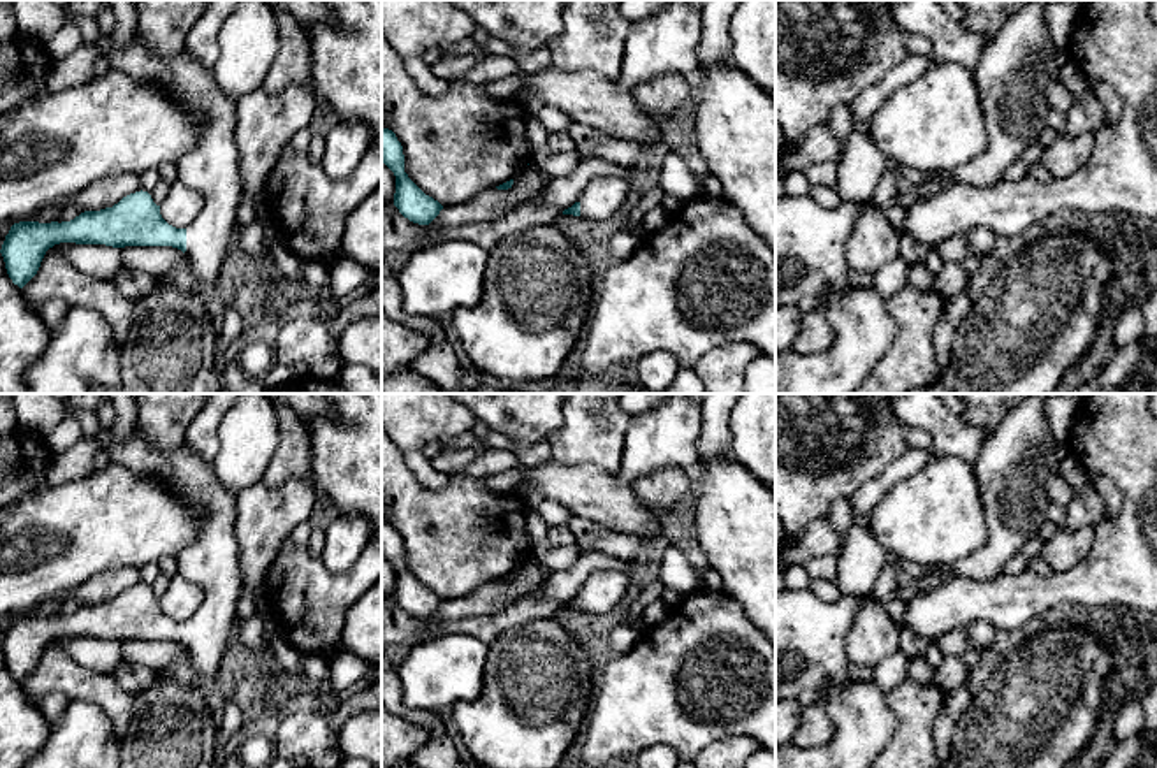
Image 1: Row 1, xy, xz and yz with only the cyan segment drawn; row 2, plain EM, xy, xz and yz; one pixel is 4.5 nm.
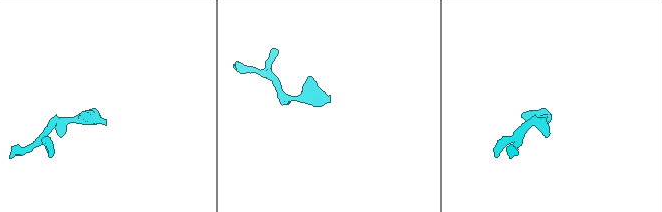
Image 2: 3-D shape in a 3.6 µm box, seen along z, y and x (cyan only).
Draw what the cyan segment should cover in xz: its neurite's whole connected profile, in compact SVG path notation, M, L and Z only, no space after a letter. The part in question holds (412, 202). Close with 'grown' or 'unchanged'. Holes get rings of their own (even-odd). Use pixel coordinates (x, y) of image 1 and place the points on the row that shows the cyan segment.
M382 127L382 162L396 176L394 206L413 223L429 225L443 209L433 197L426 195L404 172L403 146L396 134Z; unchanged

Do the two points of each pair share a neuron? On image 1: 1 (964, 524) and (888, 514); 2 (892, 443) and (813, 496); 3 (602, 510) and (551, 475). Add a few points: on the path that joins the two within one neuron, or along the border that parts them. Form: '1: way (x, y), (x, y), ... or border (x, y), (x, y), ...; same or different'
1: way (945, 522), (939, 519), (908, 519); same
2: way (873, 459), (853, 473), (832, 477); same
3: way (589, 498), (577, 485), (563, 482); same

